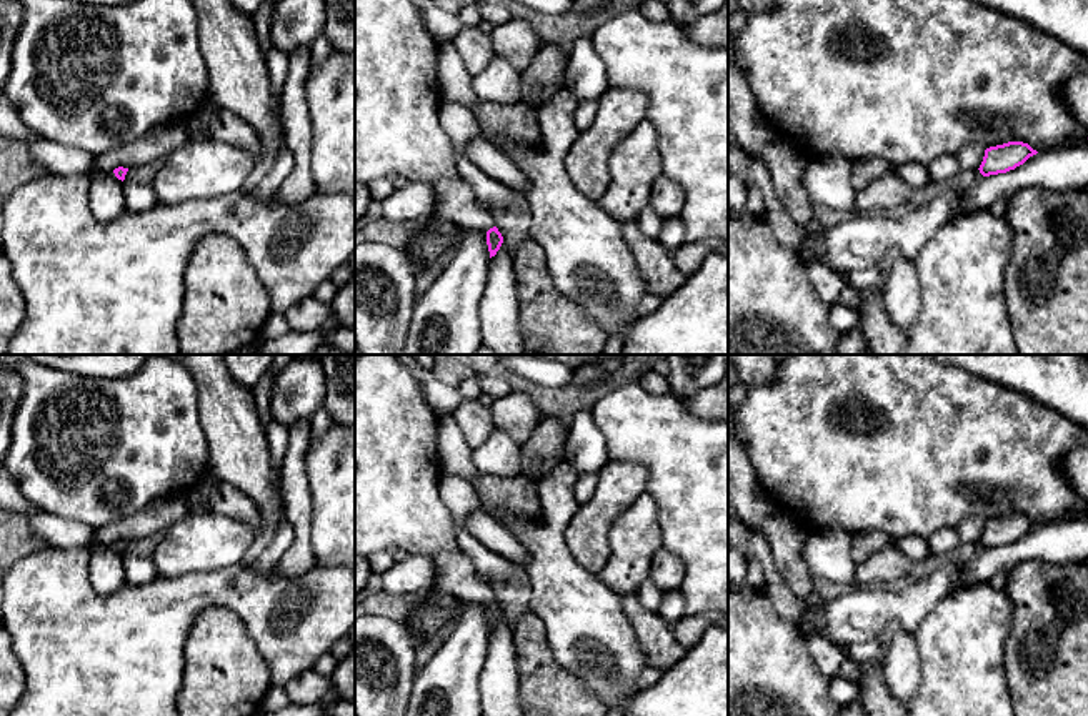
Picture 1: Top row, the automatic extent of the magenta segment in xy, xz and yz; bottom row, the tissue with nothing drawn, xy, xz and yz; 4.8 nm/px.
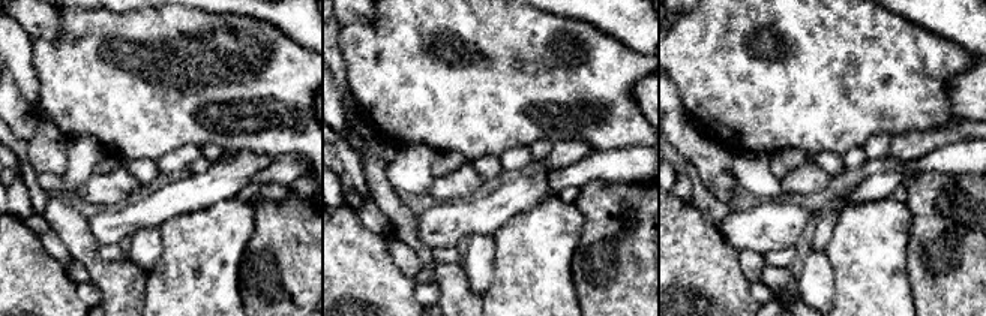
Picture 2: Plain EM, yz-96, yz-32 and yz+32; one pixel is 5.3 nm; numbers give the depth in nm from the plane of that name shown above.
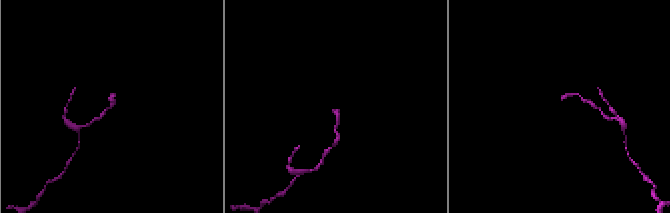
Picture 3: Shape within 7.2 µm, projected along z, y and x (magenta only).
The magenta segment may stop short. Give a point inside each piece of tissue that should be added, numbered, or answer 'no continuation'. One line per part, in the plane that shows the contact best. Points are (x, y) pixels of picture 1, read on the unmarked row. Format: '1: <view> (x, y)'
1: xz (397, 505)

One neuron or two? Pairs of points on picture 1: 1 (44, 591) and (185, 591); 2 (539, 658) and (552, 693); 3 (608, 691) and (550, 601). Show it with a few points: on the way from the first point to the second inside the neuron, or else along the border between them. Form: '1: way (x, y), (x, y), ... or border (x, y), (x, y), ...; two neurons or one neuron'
1: way (79, 608), (150, 608); one neuron
2: way (544, 666), (544, 685); one neuron
3: way (608, 670), (608, 660), (572, 623); one neuron

